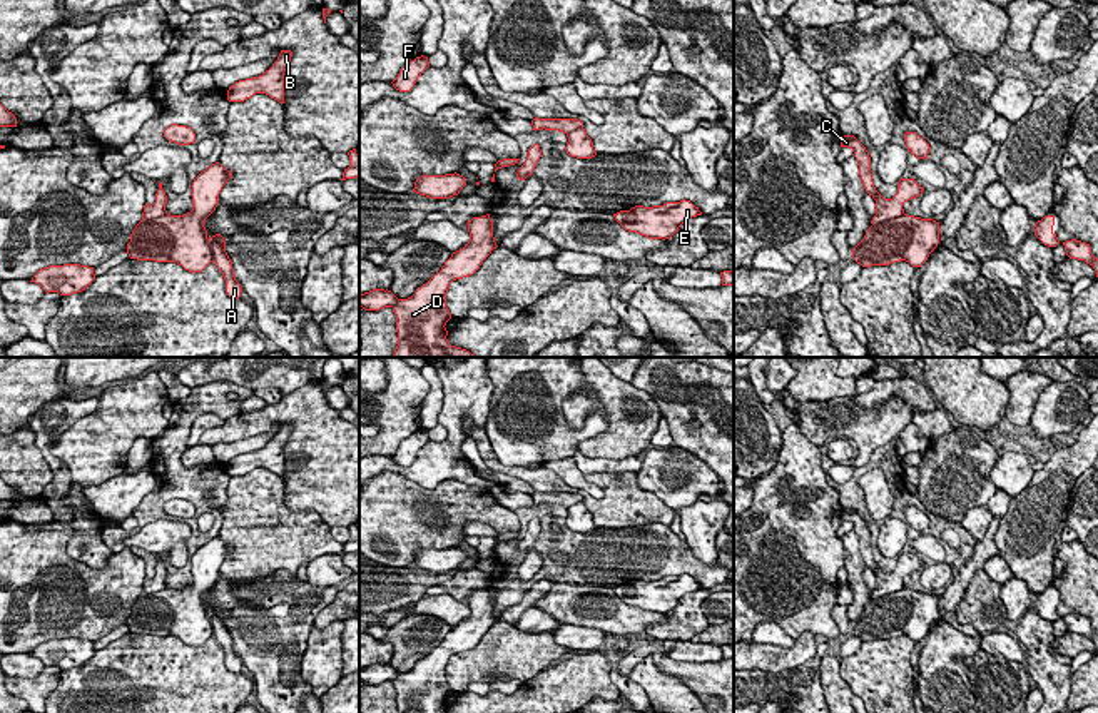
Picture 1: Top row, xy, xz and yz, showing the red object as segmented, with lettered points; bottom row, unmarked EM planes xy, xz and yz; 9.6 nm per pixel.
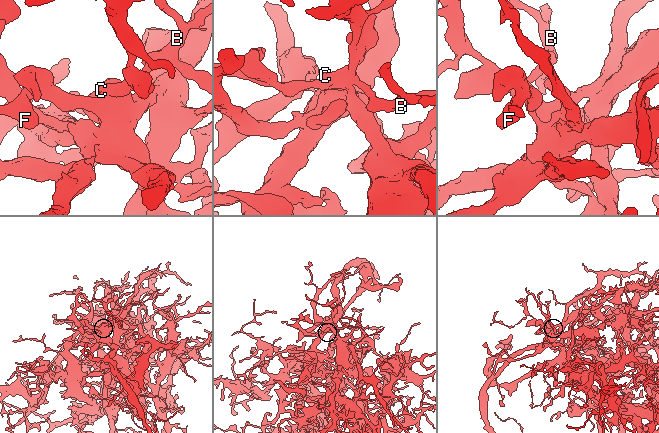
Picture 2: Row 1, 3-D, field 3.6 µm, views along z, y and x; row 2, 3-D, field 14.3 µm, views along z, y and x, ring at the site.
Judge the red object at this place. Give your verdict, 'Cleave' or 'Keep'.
Keep

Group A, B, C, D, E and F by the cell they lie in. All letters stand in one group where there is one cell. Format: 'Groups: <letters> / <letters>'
Groups: A B C D E F

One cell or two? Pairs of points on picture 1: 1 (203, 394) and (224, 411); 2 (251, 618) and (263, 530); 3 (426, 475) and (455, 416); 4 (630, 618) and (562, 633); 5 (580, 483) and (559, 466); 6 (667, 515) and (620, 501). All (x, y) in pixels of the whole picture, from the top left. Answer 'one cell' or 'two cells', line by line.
1: one cell
2: two cells
3: one cell
4: two cells
5: one cell
6: one cell

